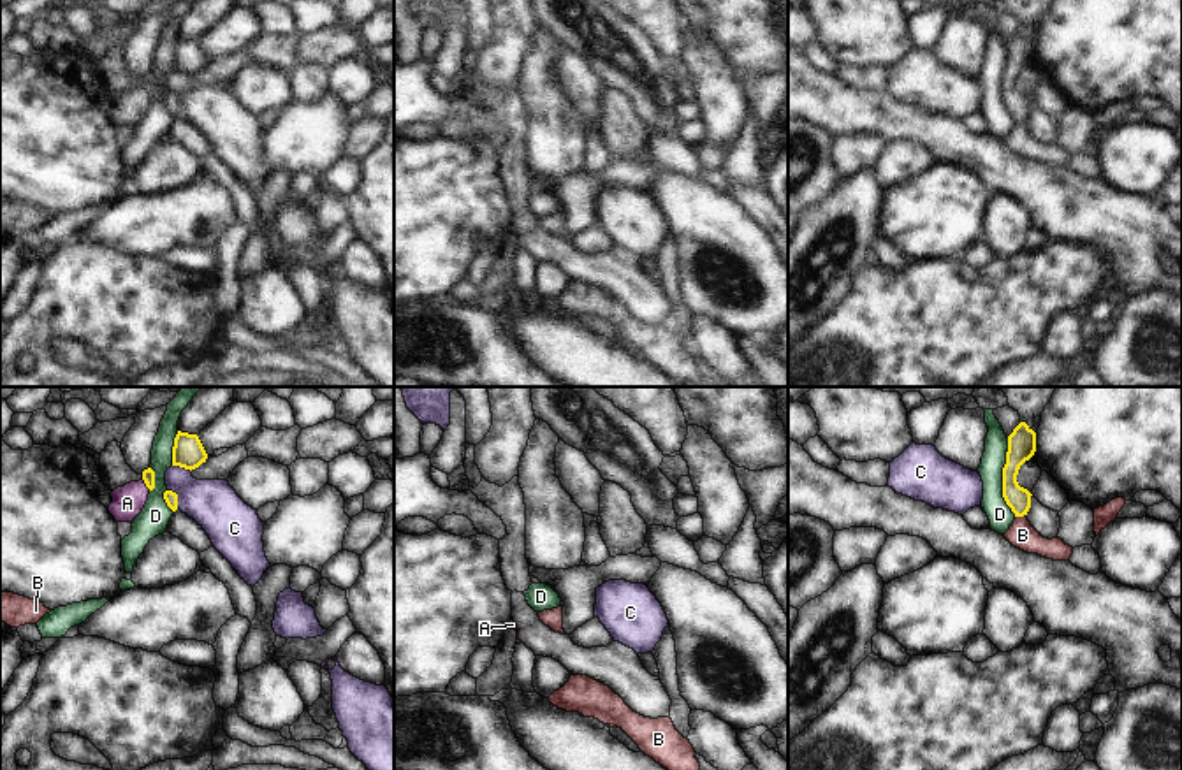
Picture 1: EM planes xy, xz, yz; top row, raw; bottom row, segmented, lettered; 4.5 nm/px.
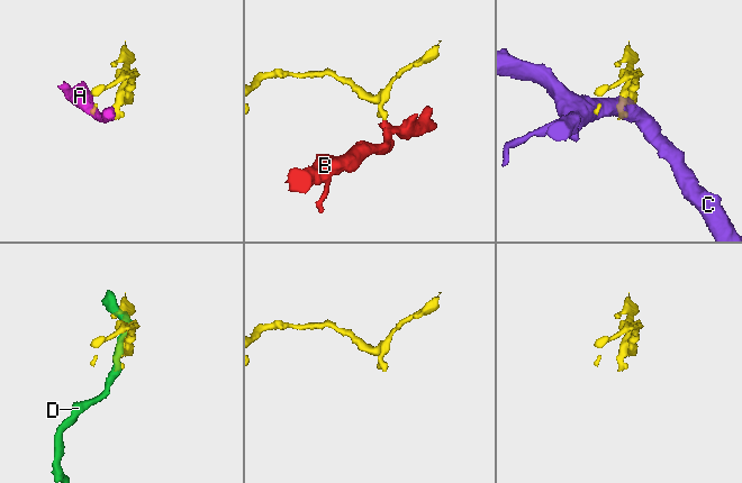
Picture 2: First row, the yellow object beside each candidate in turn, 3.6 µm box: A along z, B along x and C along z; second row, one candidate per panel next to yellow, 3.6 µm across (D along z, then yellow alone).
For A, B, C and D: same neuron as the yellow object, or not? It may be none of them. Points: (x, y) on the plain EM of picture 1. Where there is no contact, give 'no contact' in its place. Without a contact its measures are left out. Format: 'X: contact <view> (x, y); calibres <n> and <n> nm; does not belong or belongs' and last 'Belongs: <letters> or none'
A: contact xy (145, 88); calibres 60 and 140 nm; does not belong
B: contact yz (1019, 122); calibres 110 and 120 nm; belongs
C: contact xy (176, 102); calibres 60 and 220 nm; does not belong
D: contact yz (1003, 83); calibres 130 and 110 nm; does not belong
Belongs: B

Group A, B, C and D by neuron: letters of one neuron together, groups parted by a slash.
A / B / C / D

